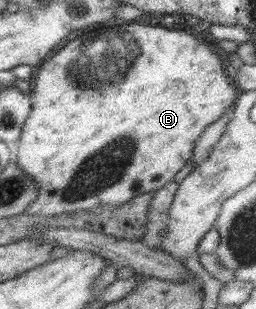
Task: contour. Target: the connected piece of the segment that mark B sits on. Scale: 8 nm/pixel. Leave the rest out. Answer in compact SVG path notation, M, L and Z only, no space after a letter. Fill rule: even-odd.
M136 20L134 23L116 25L116 27L98 27L88 35L80 35L80 32L74 34L41 63L36 75L30 80L31 113L27 117L20 139L17 141L16 165L36 185L36 200L22 214L52 217L70 212L90 211L90 209L99 208L100 205L122 205L131 200L132 197L160 190L162 186L167 185L173 179L174 175L182 169L186 160L191 157L191 149L200 132L224 114L225 109L235 101L240 92L238 86L235 86L232 77L224 69L227 61L222 59L222 51L216 49L206 39L196 36L196 33L197 29L190 30L184 26L176 25L171 29L167 29L159 23L141 25ZM96 47L104 47L102 57L100 57L100 53L98 55L92 53L92 49L96 51ZM88 71L92 73L92 79L84 77Z

